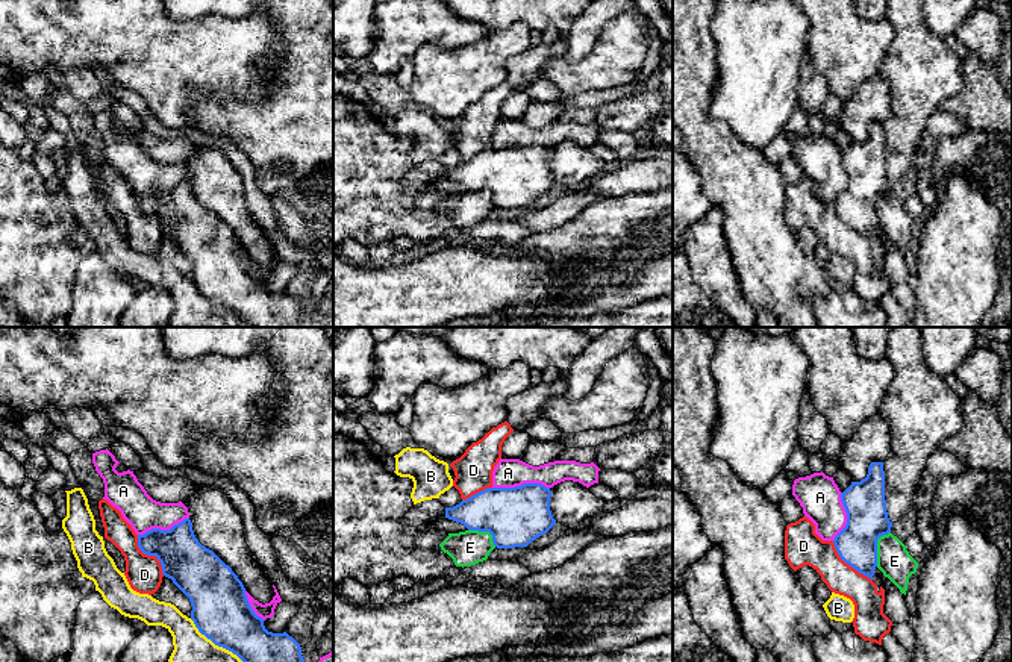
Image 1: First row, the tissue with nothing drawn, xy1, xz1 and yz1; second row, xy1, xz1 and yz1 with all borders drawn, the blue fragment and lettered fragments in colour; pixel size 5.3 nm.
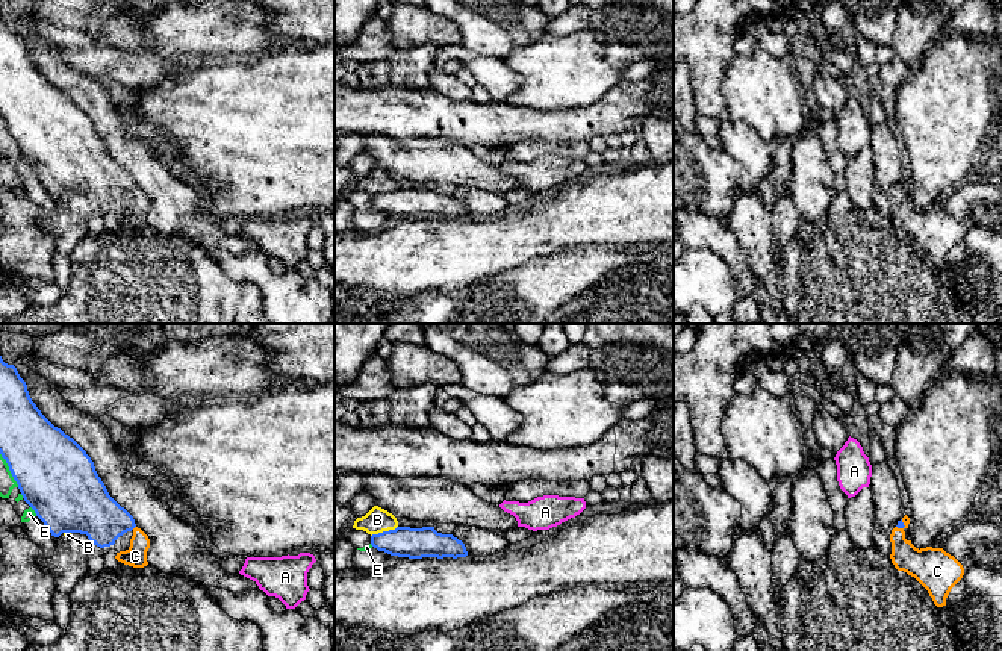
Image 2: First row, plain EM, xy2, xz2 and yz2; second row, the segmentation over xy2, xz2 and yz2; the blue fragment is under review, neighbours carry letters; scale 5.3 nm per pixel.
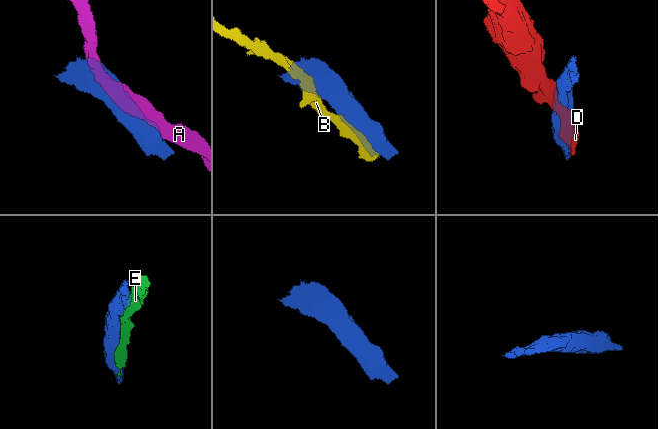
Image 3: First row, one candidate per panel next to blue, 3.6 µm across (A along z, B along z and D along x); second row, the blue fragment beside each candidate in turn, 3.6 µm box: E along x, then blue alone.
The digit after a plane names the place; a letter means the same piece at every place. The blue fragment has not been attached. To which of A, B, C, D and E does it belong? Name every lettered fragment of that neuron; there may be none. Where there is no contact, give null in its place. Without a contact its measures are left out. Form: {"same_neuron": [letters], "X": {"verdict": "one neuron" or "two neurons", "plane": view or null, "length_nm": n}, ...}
{"same_neuron": ["C"], "A": {"verdict": "two neurons", "plane": "xz1", "length_nm": 300}, "B": {"verdict": "two neurons", "plane": "xy1", "length_nm": 400}, "C": {"verdict": "one neuron", "plane": "yz2", "length_nm": 60}, "D": {"verdict": "two neurons", "plane": "xy1", "length_nm": 260}, "E": {"verdict": "two neurons", "plane": "yz1", "length_nm": 200}}

